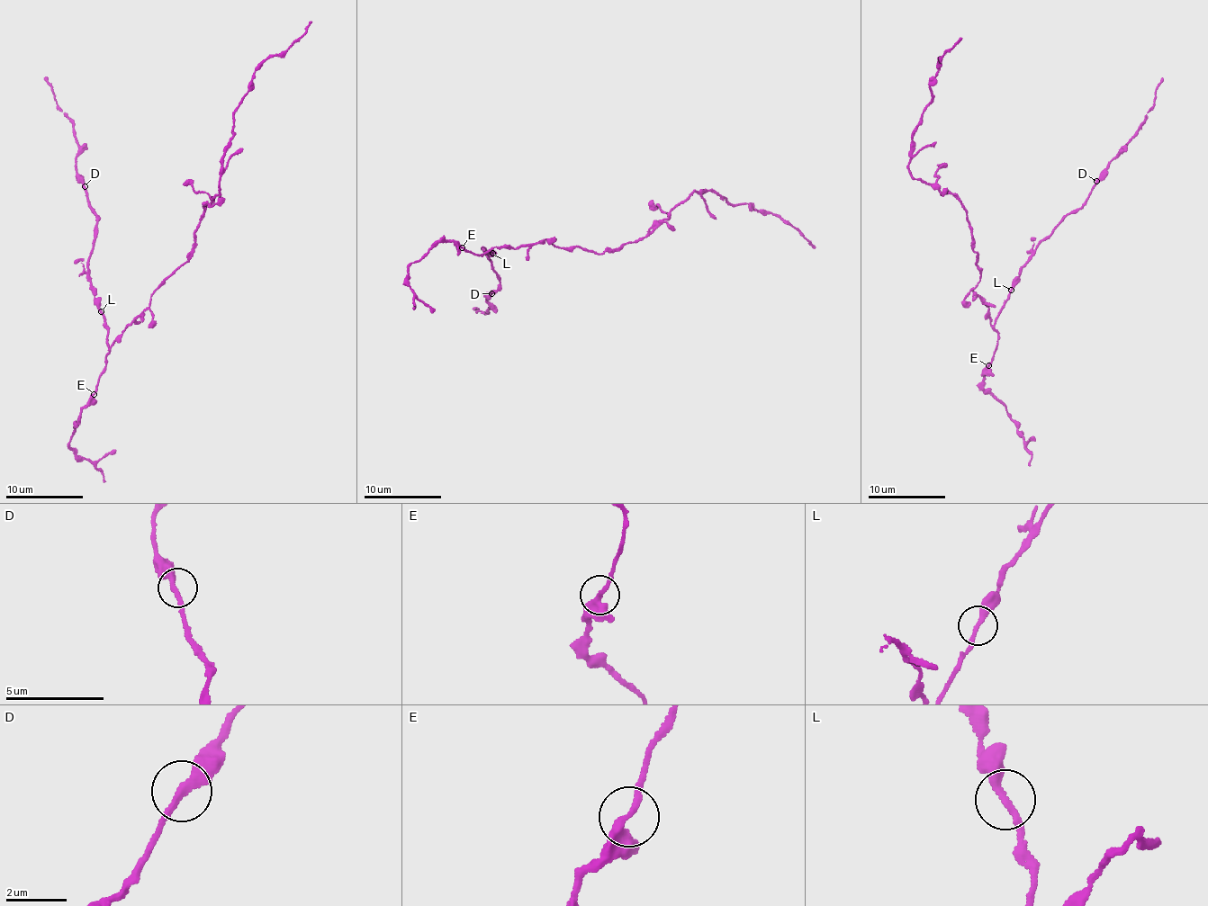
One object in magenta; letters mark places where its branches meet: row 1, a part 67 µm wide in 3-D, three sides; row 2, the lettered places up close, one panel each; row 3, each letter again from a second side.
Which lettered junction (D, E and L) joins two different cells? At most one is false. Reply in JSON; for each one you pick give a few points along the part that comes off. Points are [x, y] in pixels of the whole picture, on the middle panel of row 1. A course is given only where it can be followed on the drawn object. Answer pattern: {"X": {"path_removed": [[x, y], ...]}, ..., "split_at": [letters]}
{"split_at": []}

